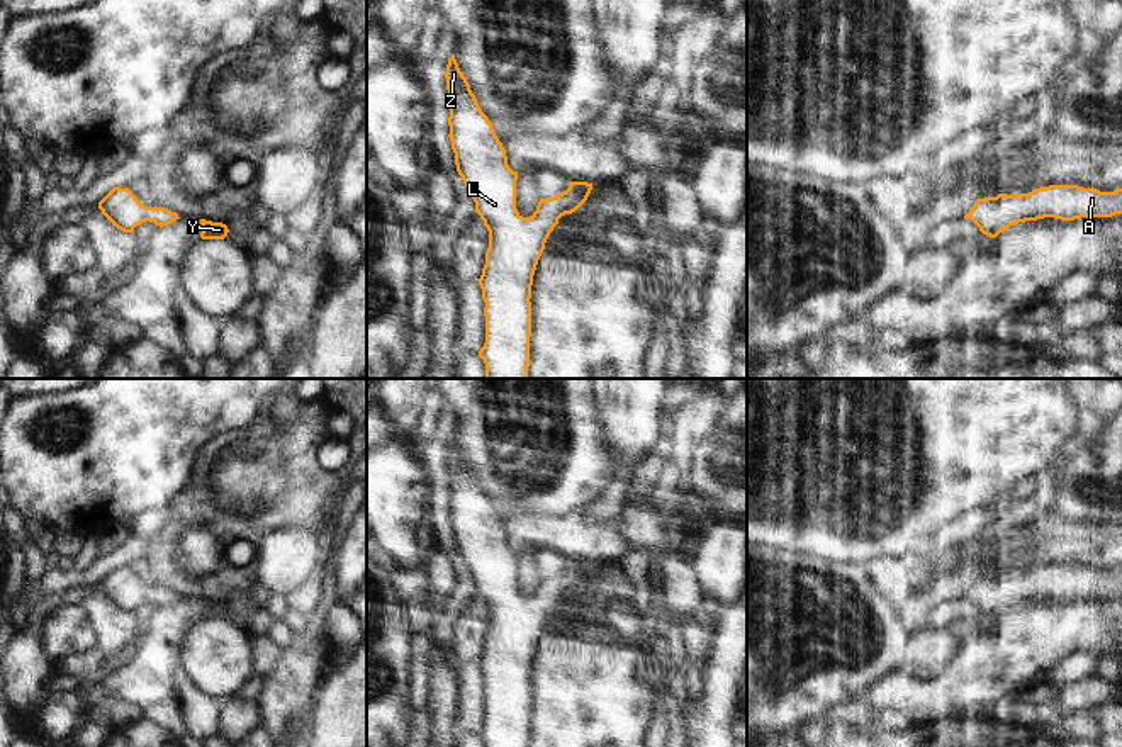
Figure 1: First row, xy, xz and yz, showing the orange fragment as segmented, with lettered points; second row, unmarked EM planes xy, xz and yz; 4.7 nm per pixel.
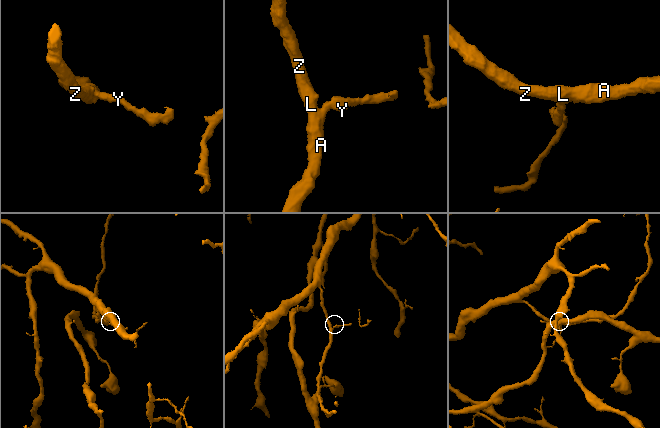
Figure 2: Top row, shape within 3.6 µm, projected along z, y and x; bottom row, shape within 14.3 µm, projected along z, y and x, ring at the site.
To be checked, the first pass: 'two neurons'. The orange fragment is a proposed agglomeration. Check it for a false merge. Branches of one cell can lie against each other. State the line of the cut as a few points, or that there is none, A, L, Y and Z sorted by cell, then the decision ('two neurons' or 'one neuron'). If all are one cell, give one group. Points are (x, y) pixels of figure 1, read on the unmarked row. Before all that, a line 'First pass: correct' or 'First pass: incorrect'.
First pass: incorrect
no cut | A L Y Z | one neuron

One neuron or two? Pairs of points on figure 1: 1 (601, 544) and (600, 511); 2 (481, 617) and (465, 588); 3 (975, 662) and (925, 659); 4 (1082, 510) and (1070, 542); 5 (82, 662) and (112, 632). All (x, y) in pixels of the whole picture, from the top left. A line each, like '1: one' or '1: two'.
1: two
2: two
3: two
4: two
5: two

